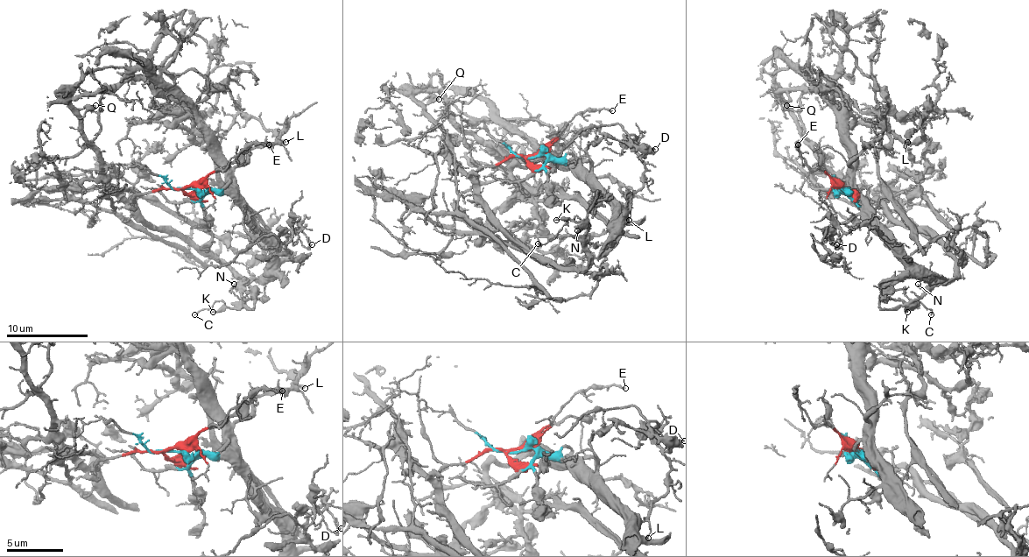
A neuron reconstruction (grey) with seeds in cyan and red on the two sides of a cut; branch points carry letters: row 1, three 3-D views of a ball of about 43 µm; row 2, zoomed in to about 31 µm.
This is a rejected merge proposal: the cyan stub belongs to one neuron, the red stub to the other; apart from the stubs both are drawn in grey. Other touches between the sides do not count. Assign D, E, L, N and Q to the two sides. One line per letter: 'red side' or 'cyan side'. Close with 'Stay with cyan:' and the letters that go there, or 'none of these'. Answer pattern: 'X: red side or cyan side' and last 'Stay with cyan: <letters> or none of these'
D: cyan side
E: red side
L: cyan side
N: red side
Q: red side
Stay with cyan: D, L

